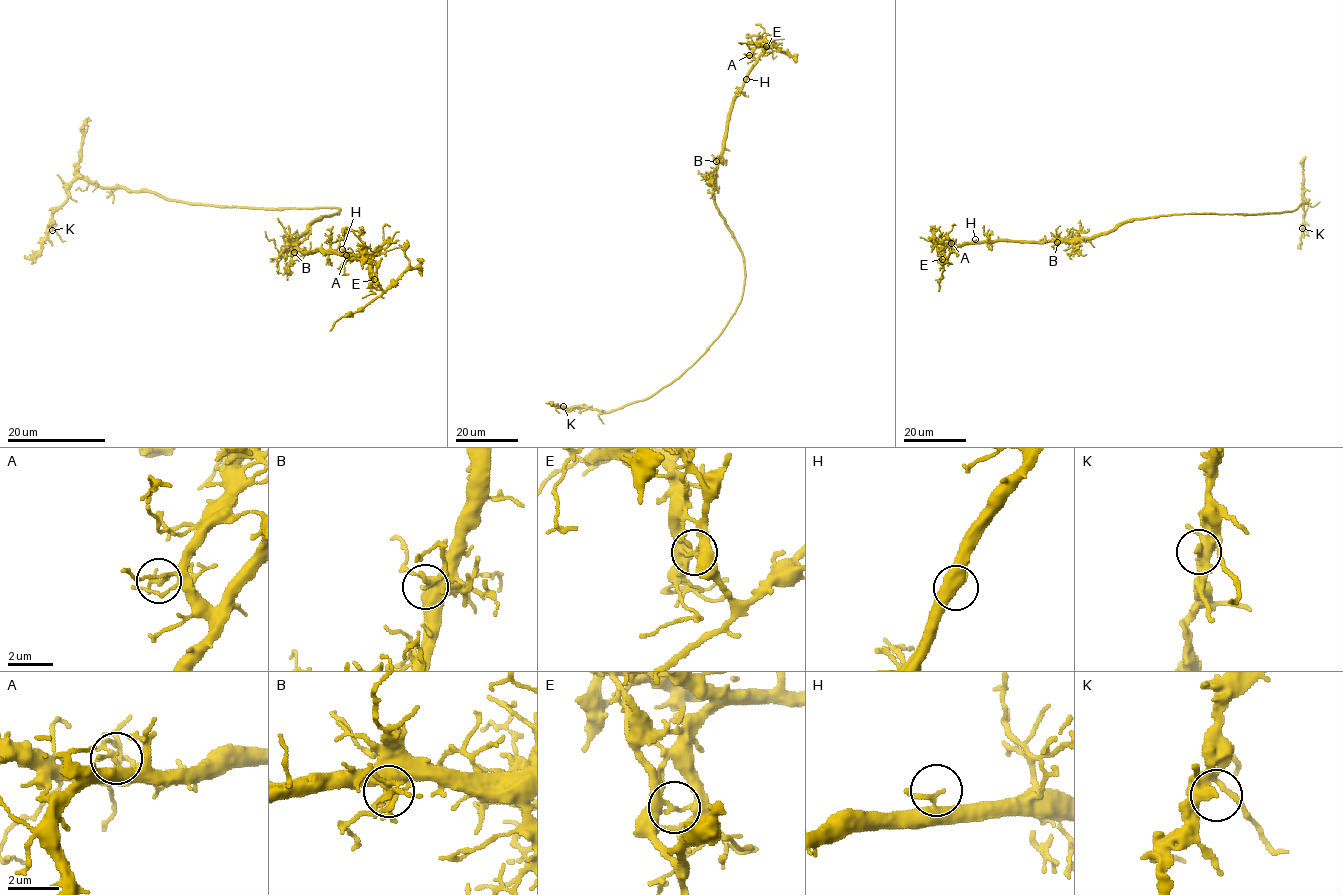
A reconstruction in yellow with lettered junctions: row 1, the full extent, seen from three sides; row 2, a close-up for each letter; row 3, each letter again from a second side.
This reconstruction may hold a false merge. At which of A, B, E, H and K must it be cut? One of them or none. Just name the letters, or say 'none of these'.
E

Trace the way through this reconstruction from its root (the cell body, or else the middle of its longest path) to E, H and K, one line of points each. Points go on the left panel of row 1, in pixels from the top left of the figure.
E: (338, 211), (319, 218), (290, 248), (363, 257), (374, 280)
H: (338, 211), (319, 218), (292, 243), (290, 248), (305, 252), (341, 252), (342, 249)
K: (338, 211), (189, 204), (145, 191), (106, 188), (76, 179), (68, 200), (53, 214), (52, 230)

